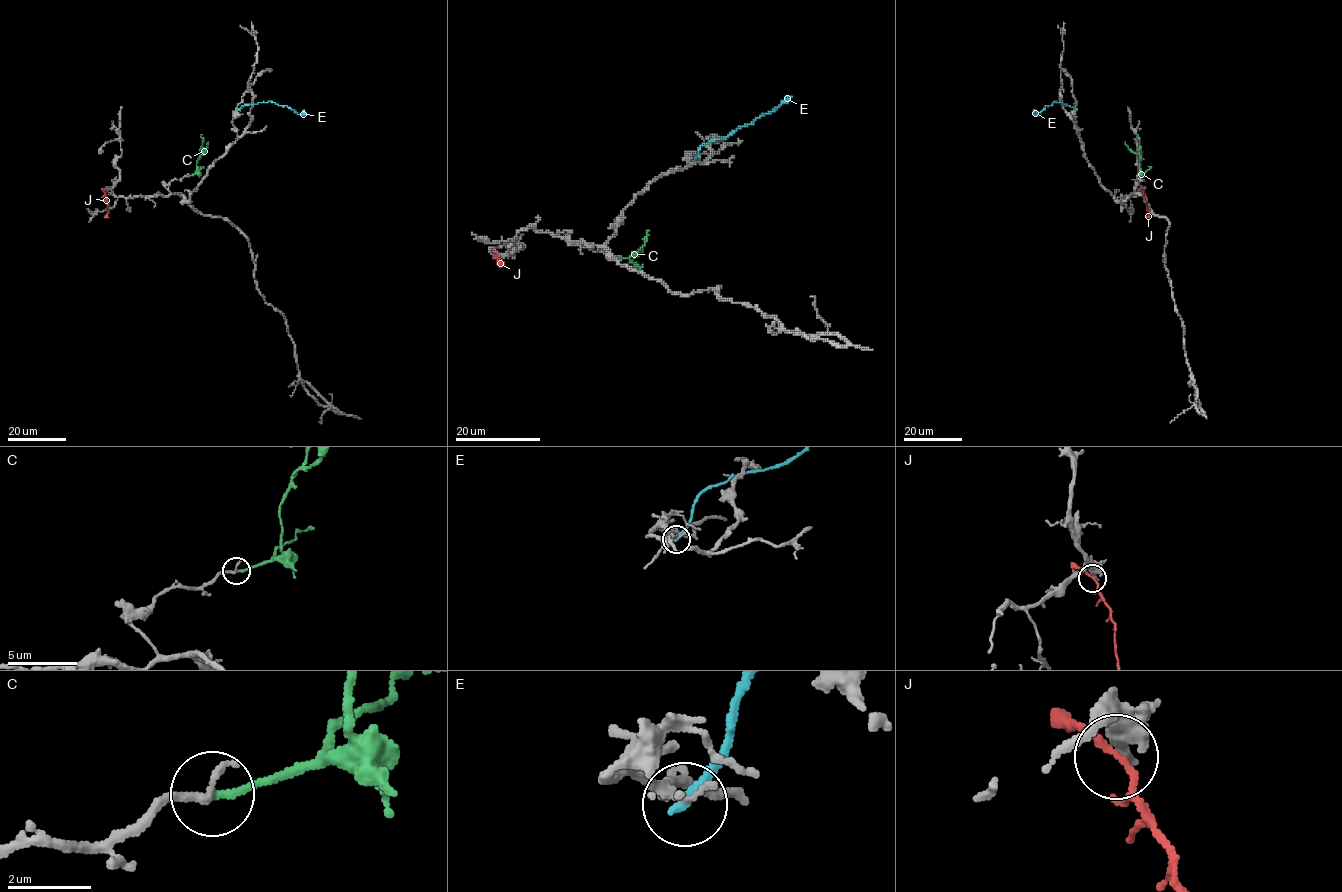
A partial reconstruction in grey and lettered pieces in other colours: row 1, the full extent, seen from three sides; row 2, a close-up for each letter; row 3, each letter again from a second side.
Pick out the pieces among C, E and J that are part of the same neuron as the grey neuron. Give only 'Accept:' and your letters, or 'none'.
Accept: C

